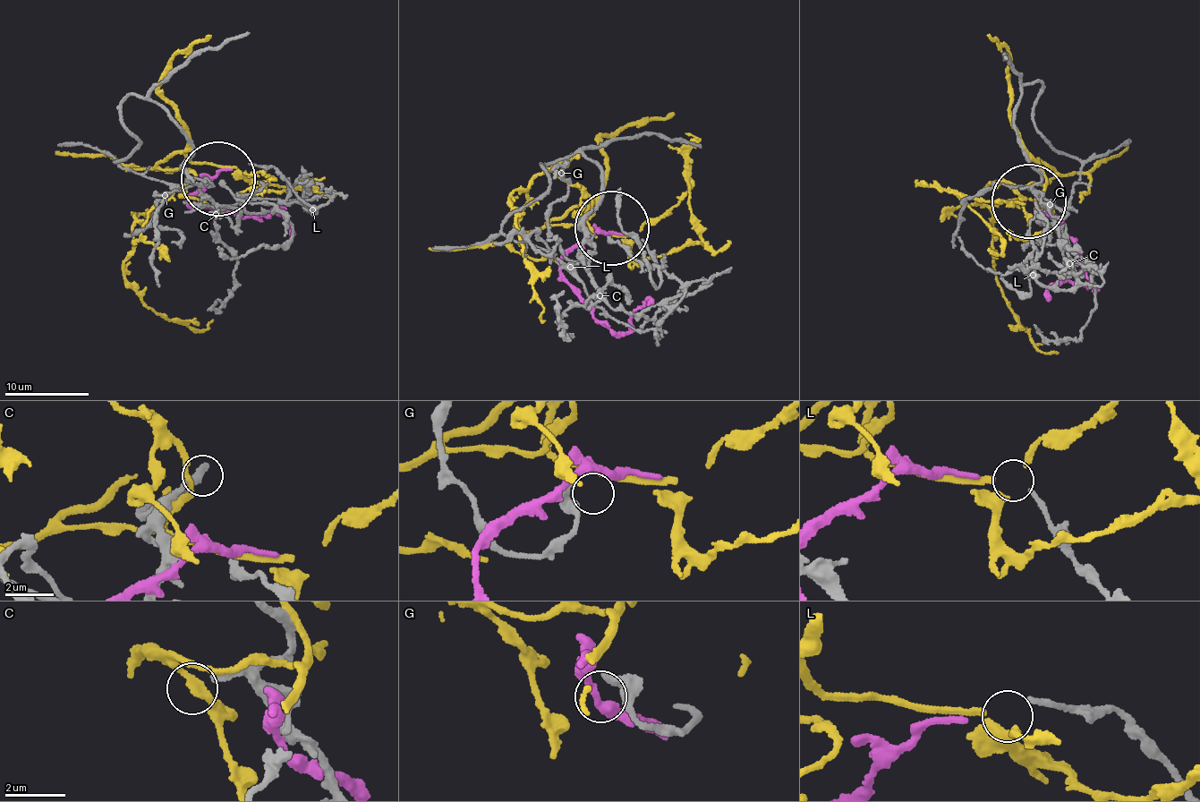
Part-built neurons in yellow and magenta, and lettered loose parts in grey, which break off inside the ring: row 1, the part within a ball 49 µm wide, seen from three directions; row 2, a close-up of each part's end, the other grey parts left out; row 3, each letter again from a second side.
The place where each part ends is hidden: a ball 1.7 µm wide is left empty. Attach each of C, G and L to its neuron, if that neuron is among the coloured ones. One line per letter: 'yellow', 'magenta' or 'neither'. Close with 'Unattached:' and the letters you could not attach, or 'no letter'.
C: neither
G: neither
L: yellow
Unattached: C, G

